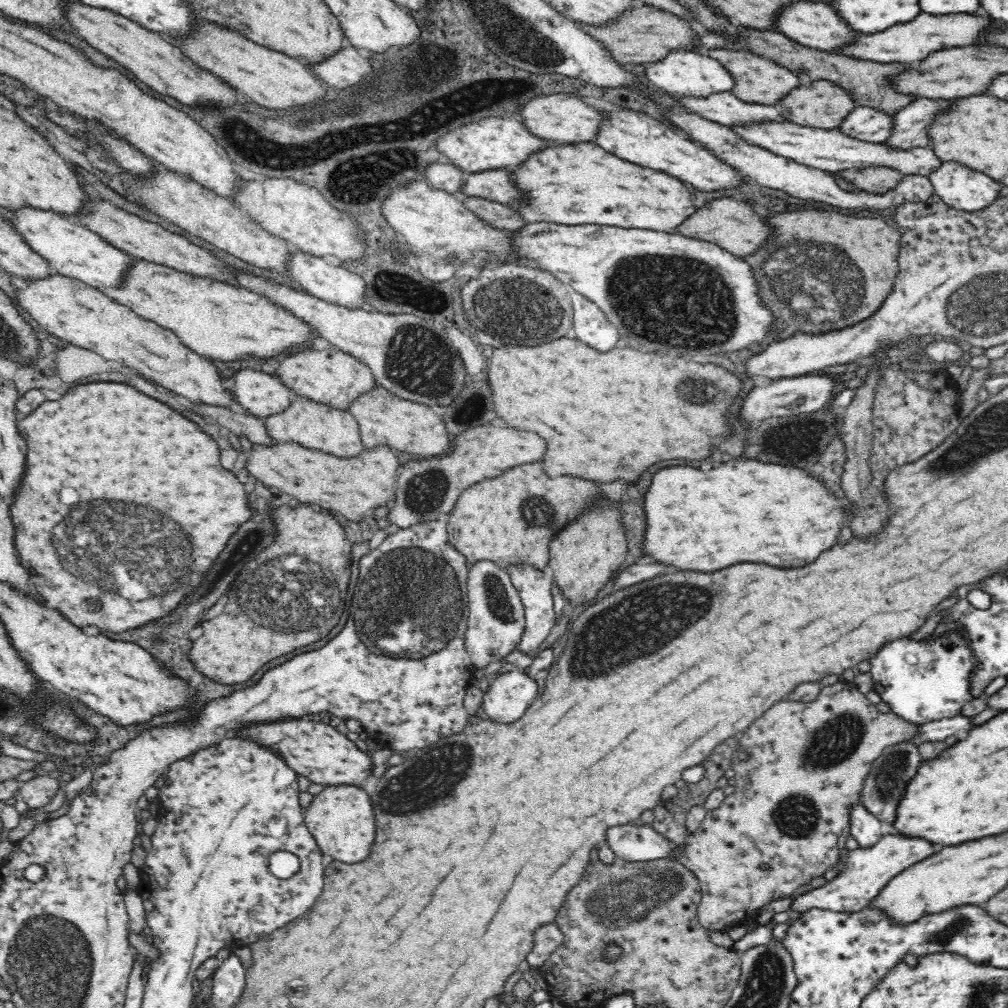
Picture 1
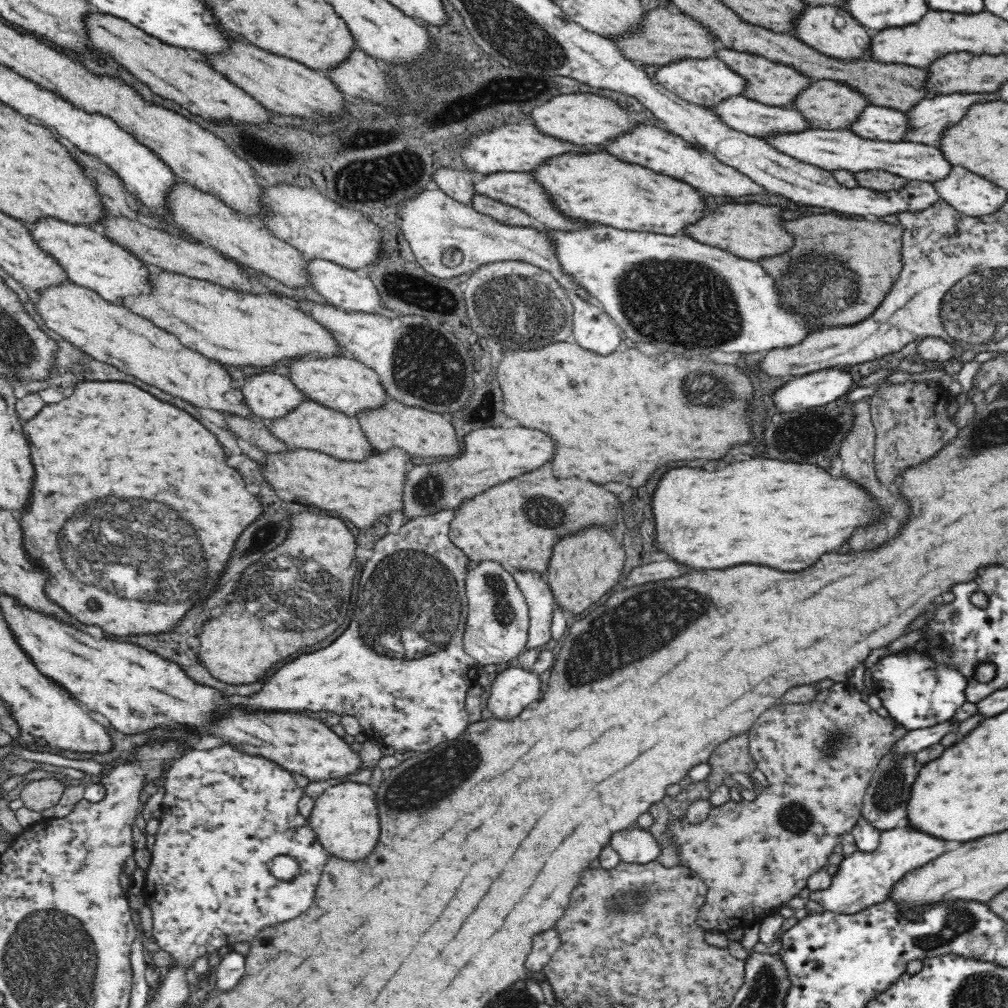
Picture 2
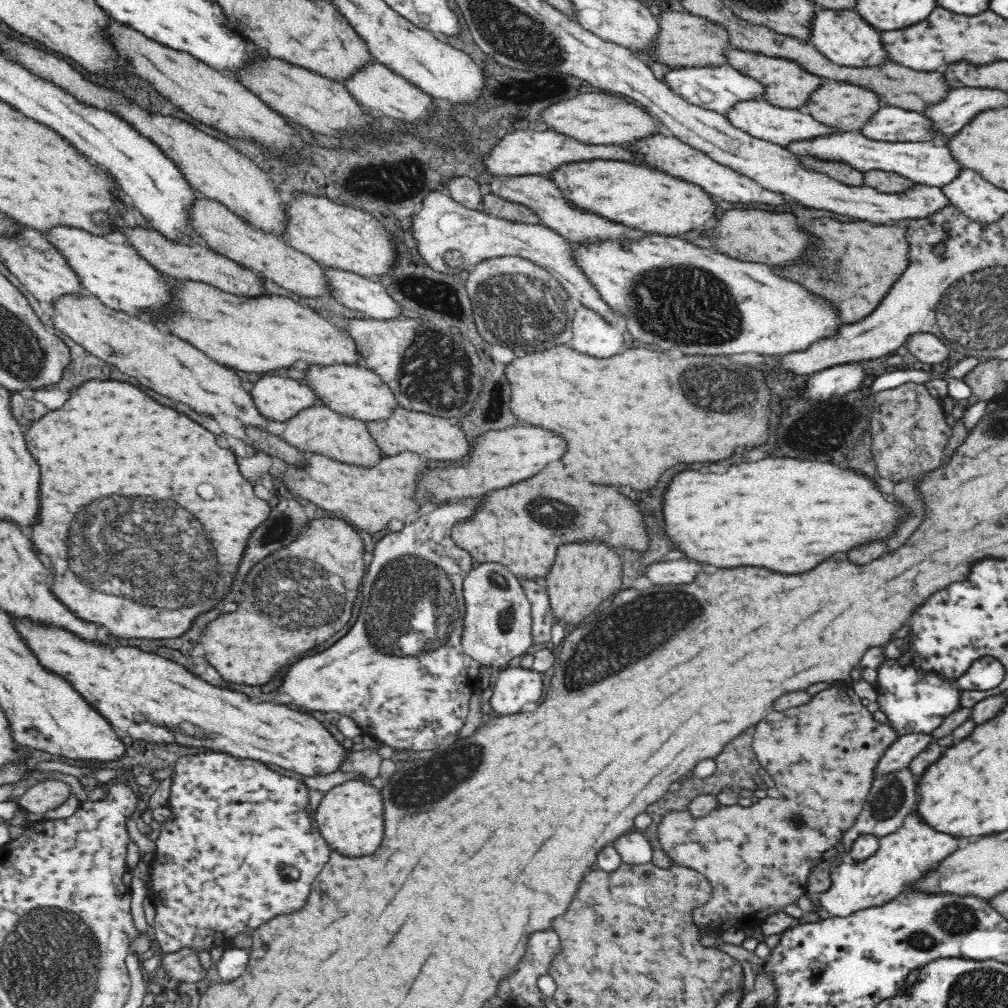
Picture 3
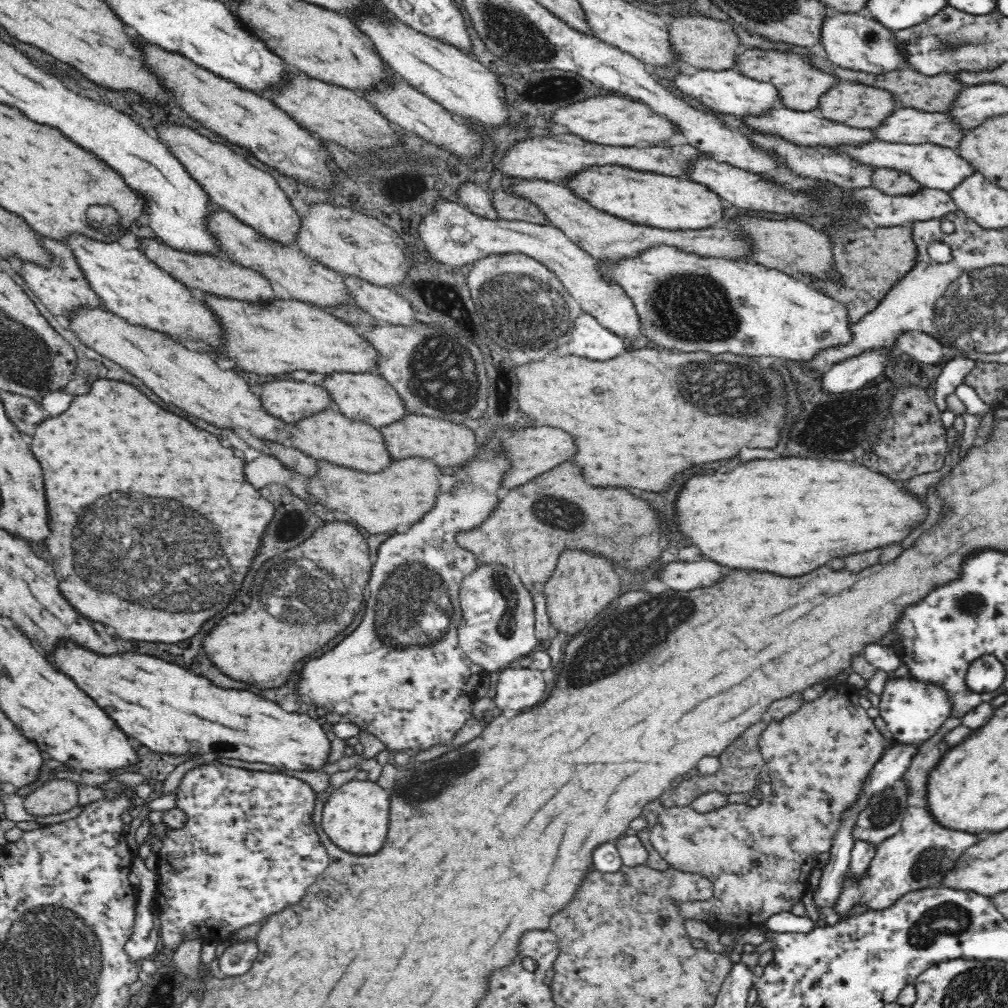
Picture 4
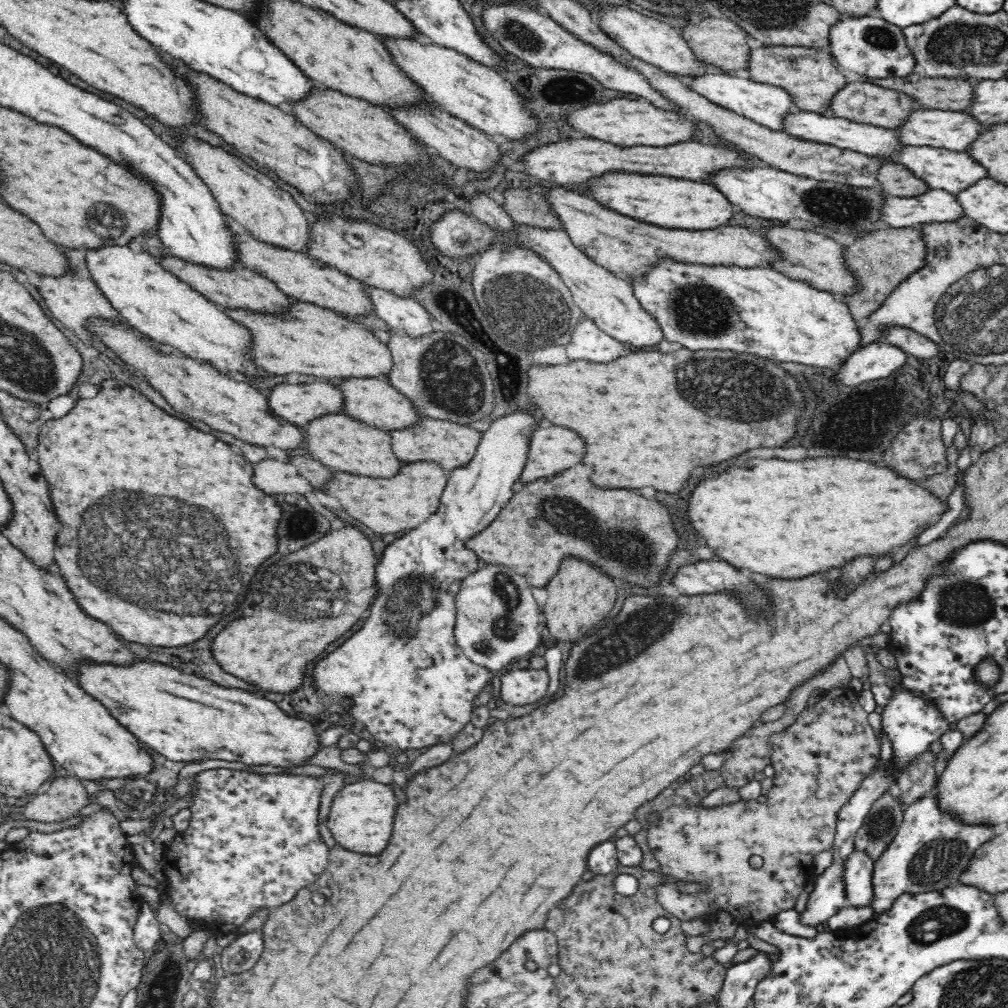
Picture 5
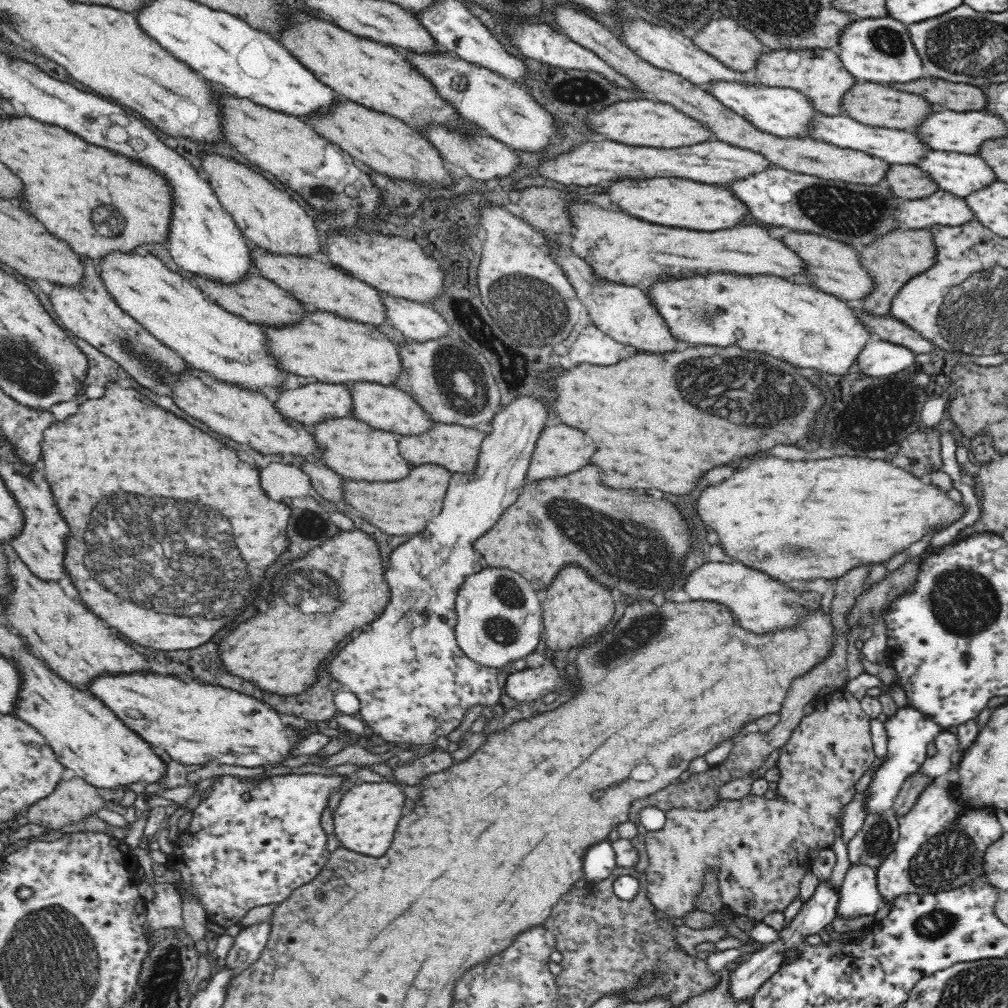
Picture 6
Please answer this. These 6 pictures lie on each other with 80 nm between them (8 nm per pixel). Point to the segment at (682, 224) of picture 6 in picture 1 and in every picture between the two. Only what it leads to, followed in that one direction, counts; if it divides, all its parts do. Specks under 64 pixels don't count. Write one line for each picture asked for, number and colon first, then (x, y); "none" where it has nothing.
1: (573, 184)
2: (597, 188)
3: (642, 198)
4: (678, 203)
5: (670, 202)

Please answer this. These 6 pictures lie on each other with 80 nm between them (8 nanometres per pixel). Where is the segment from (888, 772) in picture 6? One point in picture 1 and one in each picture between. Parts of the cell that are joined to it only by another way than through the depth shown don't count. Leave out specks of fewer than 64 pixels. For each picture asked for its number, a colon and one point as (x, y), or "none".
1: (921, 681)
2: (918, 693)
3: (915, 702)
4: (913, 712)
5: (911, 724)

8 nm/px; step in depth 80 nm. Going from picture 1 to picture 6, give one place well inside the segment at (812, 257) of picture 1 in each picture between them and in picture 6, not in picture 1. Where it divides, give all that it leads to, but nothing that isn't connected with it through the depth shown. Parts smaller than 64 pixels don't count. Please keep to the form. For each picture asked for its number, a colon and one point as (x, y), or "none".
2: (840, 267)
3: (858, 262)
4: (871, 261)
5: (881, 260)
6: (893, 259)

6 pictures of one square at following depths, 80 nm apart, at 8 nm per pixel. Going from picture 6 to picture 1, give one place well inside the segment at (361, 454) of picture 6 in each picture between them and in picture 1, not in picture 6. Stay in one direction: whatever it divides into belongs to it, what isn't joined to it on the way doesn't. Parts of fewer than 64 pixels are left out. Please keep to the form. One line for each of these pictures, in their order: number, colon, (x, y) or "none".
1: (313, 425)
2: (311, 426)
3: (318, 429)
4: (330, 436)
5: (343, 444)

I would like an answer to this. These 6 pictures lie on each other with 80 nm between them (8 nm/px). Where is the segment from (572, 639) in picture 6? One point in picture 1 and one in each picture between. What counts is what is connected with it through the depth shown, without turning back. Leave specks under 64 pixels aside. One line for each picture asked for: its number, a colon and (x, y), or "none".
1: (584, 557)
2: (585, 567)
3: (584, 576)
4: (582, 586)
5: (579, 597)

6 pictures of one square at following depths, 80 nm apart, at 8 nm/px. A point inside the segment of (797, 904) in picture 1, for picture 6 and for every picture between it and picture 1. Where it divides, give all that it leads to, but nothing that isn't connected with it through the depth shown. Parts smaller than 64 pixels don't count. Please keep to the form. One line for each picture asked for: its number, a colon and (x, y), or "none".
2: (864, 879)
3: (904, 857)
4: (918, 856)
5: (926, 854)
6: (929, 857)

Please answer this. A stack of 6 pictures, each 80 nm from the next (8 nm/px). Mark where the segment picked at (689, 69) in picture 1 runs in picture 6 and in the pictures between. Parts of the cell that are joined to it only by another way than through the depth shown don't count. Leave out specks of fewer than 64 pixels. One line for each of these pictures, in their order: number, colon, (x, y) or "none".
2: (708, 82)
3: (719, 88)
4: (725, 91)
5: (769, 106)
6: (785, 113)

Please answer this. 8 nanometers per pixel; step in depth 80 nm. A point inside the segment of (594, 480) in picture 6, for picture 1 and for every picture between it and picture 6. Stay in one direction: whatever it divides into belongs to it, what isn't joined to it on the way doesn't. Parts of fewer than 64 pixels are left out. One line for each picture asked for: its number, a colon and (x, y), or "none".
1: (510, 520)
2: (501, 526)
3: (521, 527)
4: (532, 525)
5: (630, 538)

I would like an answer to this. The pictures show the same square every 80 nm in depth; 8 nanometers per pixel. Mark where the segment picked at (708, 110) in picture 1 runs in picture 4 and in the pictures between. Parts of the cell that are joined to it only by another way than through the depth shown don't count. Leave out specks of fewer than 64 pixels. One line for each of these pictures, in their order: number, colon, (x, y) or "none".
2: (743, 114)
3: (761, 119)
4: (804, 128)

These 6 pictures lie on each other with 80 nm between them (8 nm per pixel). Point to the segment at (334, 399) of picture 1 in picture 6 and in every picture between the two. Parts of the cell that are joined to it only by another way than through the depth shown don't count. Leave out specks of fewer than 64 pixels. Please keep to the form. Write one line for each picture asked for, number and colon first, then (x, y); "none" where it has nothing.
2: (345, 384)
3: (358, 392)
4: (369, 397)
5: (374, 401)
6: (386, 408)

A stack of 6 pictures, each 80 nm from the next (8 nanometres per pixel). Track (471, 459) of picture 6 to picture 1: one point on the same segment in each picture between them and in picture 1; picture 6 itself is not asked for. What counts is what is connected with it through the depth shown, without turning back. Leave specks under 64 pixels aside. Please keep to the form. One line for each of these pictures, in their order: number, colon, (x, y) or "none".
1: (384, 419)
2: (421, 433)
3: (434, 438)
4: (448, 444)
5: (451, 445)

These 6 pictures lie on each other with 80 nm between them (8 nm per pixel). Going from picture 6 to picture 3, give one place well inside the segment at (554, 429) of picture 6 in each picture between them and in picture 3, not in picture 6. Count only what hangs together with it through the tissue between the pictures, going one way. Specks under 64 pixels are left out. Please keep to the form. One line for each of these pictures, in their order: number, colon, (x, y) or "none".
3: (500, 459)
4: (533, 451)
5: (554, 449)

